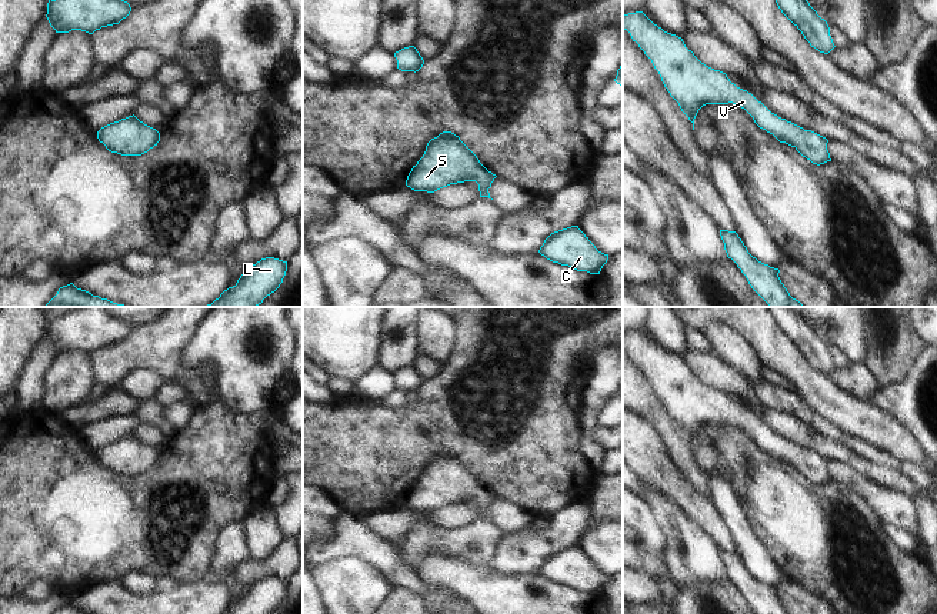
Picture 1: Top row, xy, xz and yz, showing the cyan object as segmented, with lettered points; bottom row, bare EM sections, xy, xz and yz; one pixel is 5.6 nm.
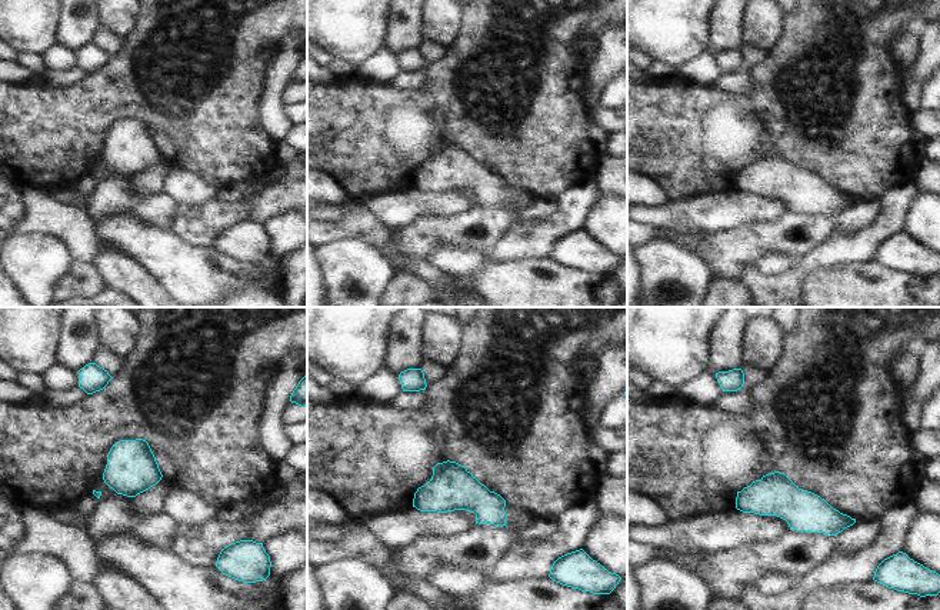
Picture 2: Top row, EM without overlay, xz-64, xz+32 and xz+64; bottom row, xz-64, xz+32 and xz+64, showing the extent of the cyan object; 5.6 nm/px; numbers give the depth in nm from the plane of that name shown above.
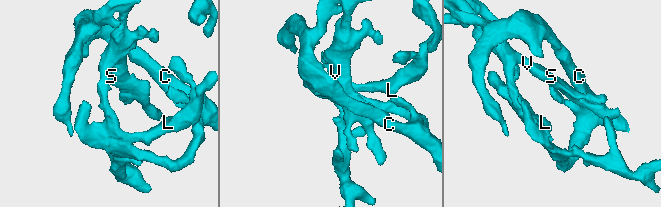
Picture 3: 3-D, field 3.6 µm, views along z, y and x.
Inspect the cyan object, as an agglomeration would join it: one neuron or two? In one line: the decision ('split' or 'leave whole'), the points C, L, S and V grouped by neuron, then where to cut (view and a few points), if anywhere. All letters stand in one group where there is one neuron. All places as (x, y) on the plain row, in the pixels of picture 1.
leave whole | C L S V | no cut

